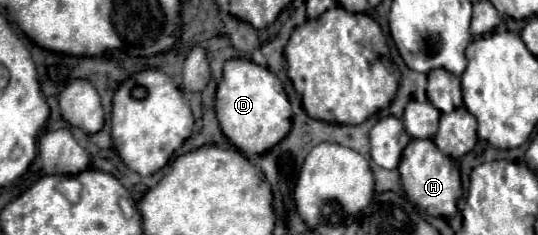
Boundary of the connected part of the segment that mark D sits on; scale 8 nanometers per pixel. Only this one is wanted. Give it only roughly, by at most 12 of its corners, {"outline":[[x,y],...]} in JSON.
{"outline":[[229,59],[215,93],[225,137],[261,155],[291,127],[275,73]]}

